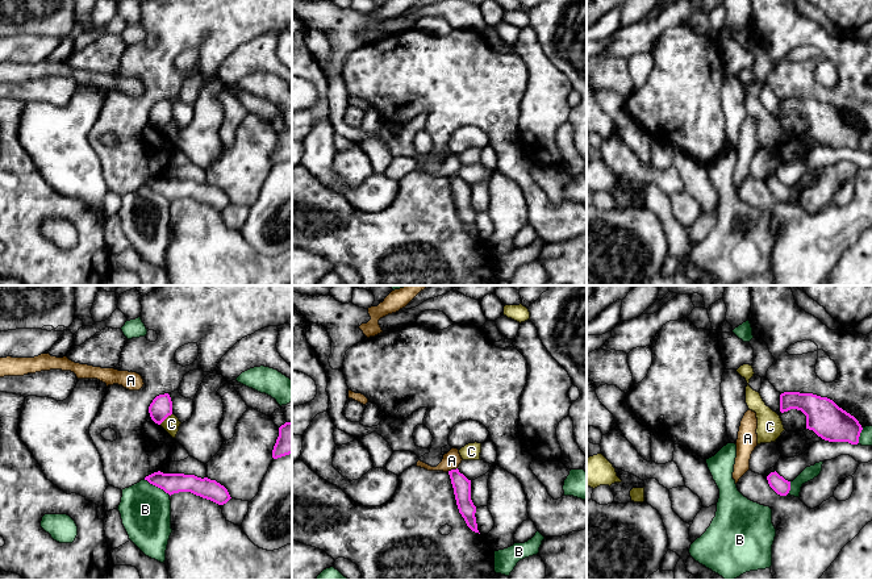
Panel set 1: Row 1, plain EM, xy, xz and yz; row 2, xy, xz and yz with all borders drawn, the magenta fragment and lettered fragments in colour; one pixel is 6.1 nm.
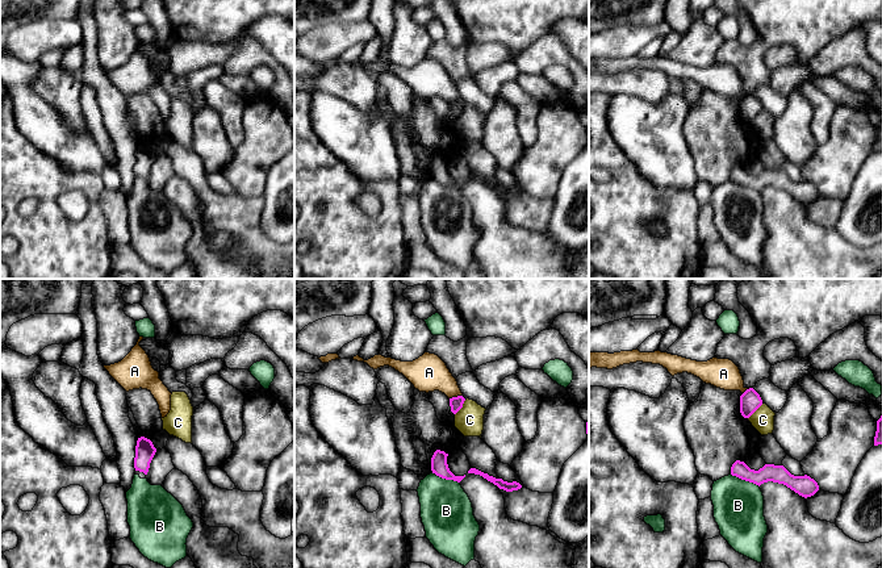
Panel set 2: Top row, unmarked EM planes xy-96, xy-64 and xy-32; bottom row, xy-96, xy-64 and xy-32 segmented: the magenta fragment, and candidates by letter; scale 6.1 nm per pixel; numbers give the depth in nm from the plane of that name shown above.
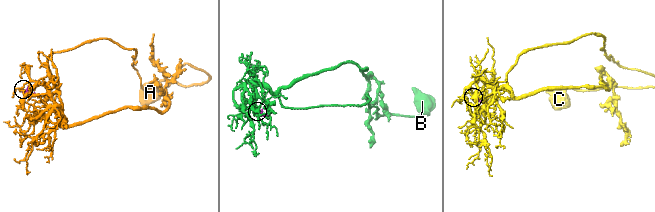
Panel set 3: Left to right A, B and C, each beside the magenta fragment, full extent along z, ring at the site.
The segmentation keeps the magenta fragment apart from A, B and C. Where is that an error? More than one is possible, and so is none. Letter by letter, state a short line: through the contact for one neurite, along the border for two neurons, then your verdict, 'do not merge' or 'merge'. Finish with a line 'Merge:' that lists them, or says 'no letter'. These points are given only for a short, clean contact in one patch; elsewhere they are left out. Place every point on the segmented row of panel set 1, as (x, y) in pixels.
A: xz (457, 467), (447, 471) | do not merge
B: do not merge
C: do not merge
Merge: no letter

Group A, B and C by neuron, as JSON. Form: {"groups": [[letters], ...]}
{"groups": [["A"], ["B"], ["C"]]}

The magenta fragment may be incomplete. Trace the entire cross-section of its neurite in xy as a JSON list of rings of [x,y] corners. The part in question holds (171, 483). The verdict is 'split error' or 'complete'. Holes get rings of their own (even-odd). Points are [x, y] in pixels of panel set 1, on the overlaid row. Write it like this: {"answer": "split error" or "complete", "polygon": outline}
{"answer": "complete", "polygon": [[[154,472],[145,477],[150,484],[163,489],[170,496],[179,492],[191,492],[218,505],[226,504],[231,497],[228,489],[208,477],[197,477],[184,473]]]}

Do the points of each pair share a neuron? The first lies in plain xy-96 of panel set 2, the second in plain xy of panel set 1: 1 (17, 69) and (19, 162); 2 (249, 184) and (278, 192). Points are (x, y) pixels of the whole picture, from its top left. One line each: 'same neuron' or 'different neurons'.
1: different neurons
2: different neurons

